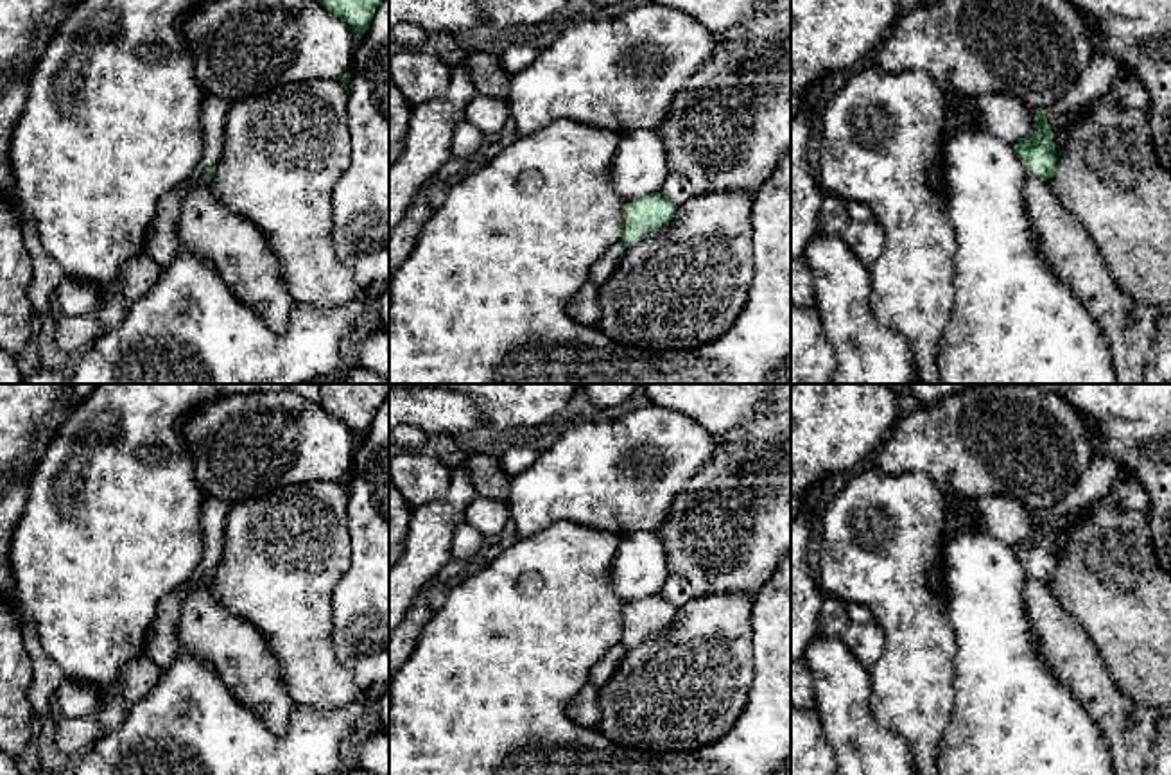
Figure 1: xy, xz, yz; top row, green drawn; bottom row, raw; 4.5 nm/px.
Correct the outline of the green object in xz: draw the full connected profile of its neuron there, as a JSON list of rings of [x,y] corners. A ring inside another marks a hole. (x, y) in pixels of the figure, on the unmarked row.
[[[660,594],[631,601],[622,612],[620,644],[629,649],[647,635],[669,624],[676,615],[676,606]]]

